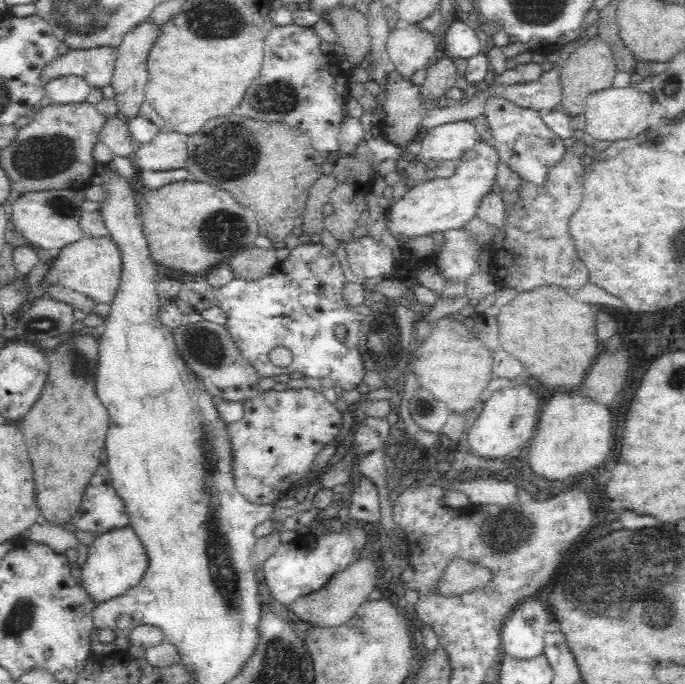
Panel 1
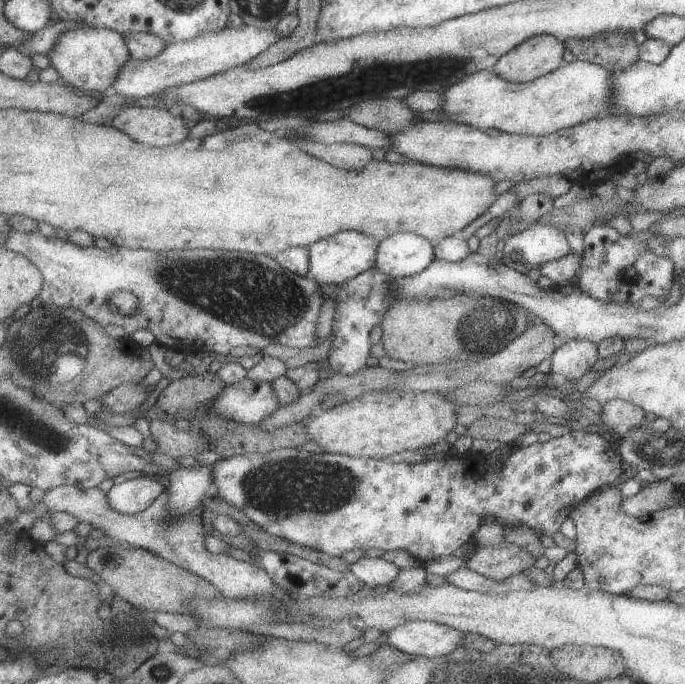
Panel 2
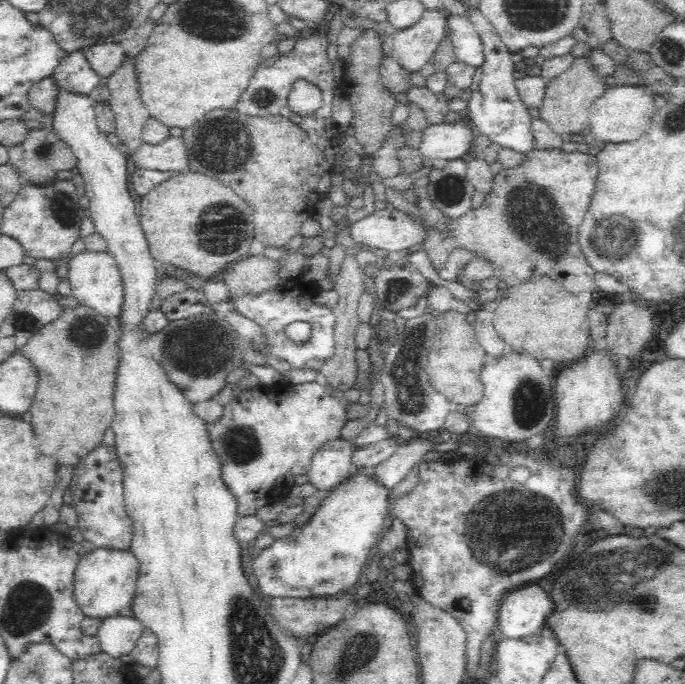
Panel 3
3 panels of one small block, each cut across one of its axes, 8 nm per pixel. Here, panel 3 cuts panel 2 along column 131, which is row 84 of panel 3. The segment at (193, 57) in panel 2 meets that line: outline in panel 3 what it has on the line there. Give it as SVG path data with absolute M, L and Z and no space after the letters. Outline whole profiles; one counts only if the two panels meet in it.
M79 49L62 57L52 77L68 92L90 94L100 84L100 75L94 72L84 50Z

